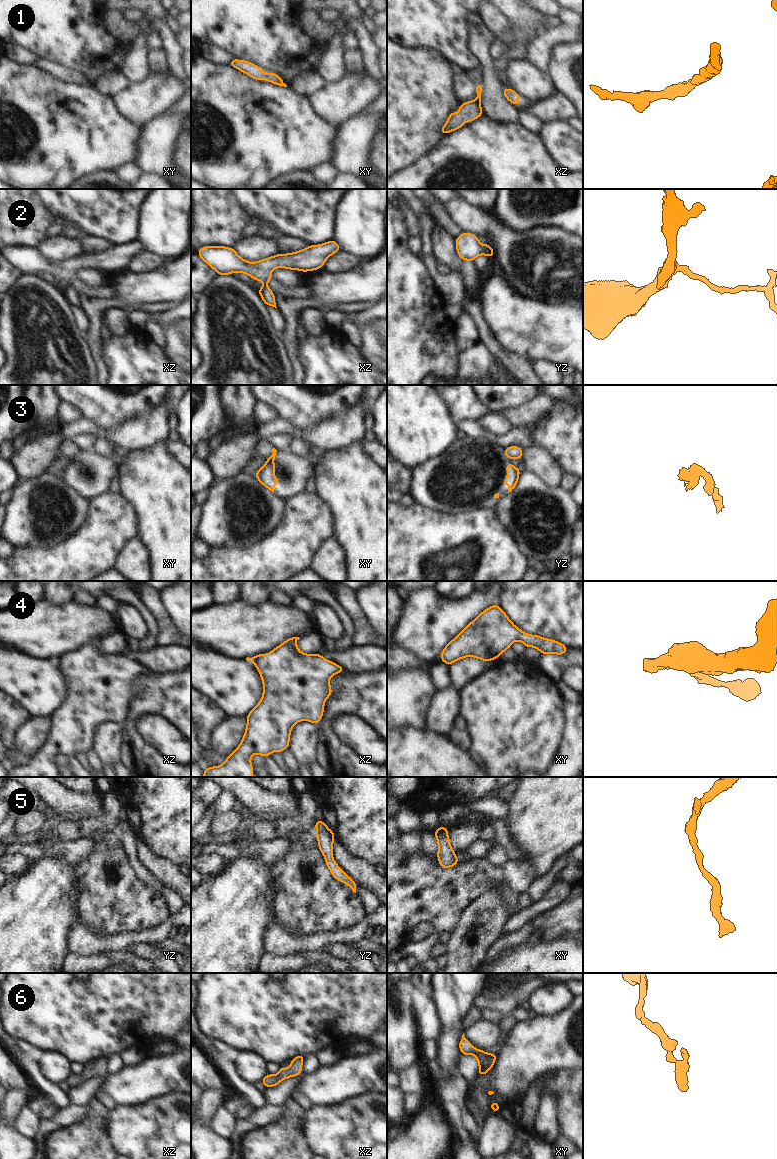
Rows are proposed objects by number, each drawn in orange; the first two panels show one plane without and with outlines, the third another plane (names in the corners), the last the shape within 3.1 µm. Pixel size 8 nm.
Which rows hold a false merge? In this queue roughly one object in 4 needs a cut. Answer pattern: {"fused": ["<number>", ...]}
{"fused": ["3"]}

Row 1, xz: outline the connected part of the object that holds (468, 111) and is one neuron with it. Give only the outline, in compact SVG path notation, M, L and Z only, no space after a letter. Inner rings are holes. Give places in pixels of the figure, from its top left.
M476 84L477 99L462 103L459 106L459 112L452 112L446 121L446 124L440 129L443 134L450 133L456 129L460 129L464 123L471 122L480 117L483 112L481 108L481 92L483 85Z

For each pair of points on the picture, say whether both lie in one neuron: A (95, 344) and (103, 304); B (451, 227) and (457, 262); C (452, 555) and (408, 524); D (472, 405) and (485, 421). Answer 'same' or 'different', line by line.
A: same
B: different
C: same
D: different

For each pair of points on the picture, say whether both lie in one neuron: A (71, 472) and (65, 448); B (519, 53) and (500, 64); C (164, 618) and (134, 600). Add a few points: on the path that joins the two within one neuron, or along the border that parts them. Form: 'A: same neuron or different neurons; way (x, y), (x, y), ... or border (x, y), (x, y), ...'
A: different neurons; border (77, 452), (71, 458)
B: same neuron; way (514, 53), (505, 59)
C: different neurons; border (136, 591), (140, 601), (154, 617), (159, 629)

